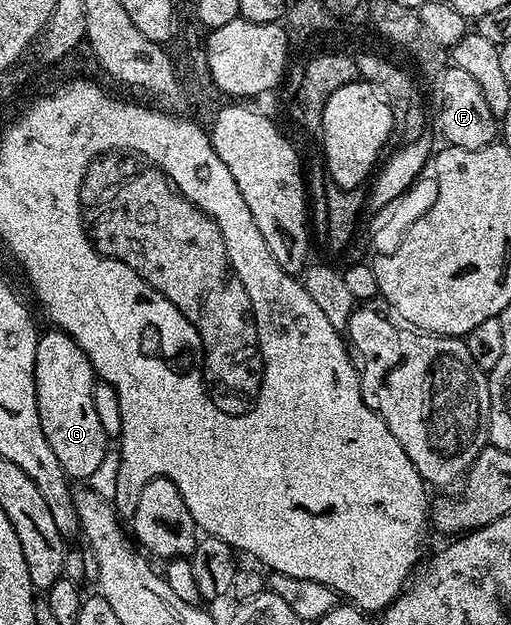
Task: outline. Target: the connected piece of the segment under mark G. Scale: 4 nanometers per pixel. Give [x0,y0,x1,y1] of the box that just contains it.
[34,328,110,480]

